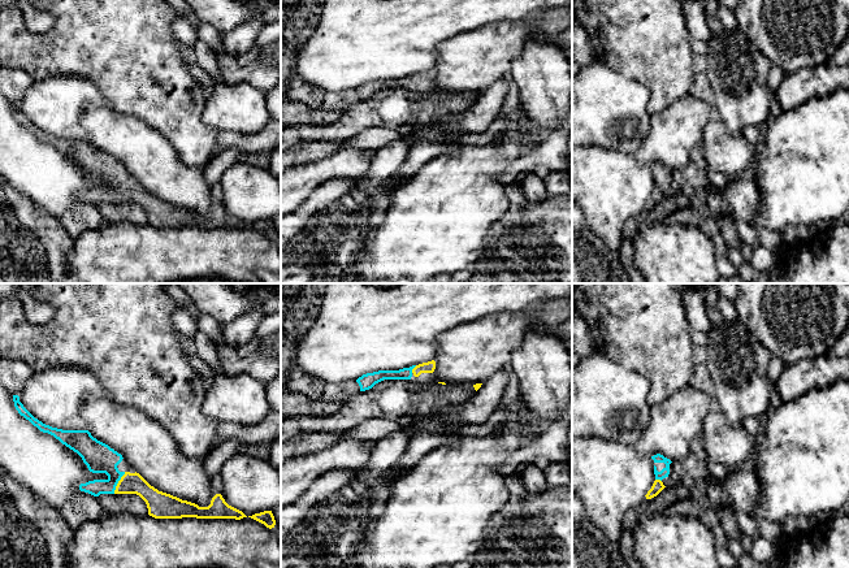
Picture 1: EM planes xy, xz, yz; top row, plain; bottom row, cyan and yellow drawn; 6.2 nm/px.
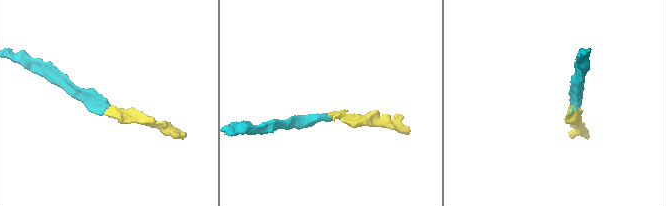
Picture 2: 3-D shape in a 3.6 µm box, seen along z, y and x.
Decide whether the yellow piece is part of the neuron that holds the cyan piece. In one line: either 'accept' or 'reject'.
accept

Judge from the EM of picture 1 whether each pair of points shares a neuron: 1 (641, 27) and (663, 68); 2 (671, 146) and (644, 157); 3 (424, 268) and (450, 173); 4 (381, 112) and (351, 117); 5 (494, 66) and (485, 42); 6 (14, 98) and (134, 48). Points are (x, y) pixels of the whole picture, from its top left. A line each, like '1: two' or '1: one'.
1: one
2: one
3: one
4: one
5: one
6: two

